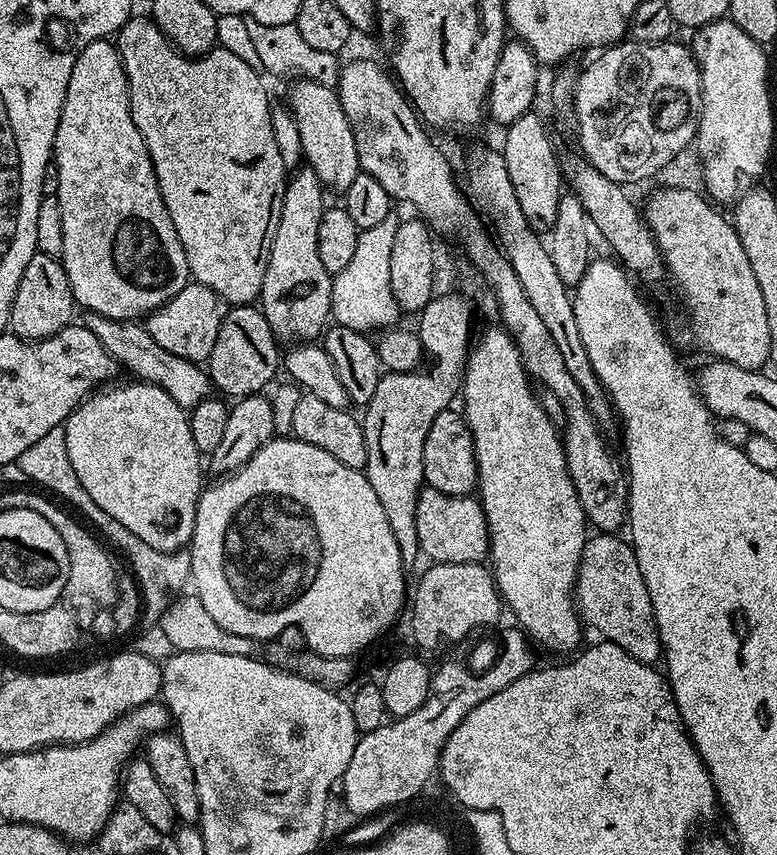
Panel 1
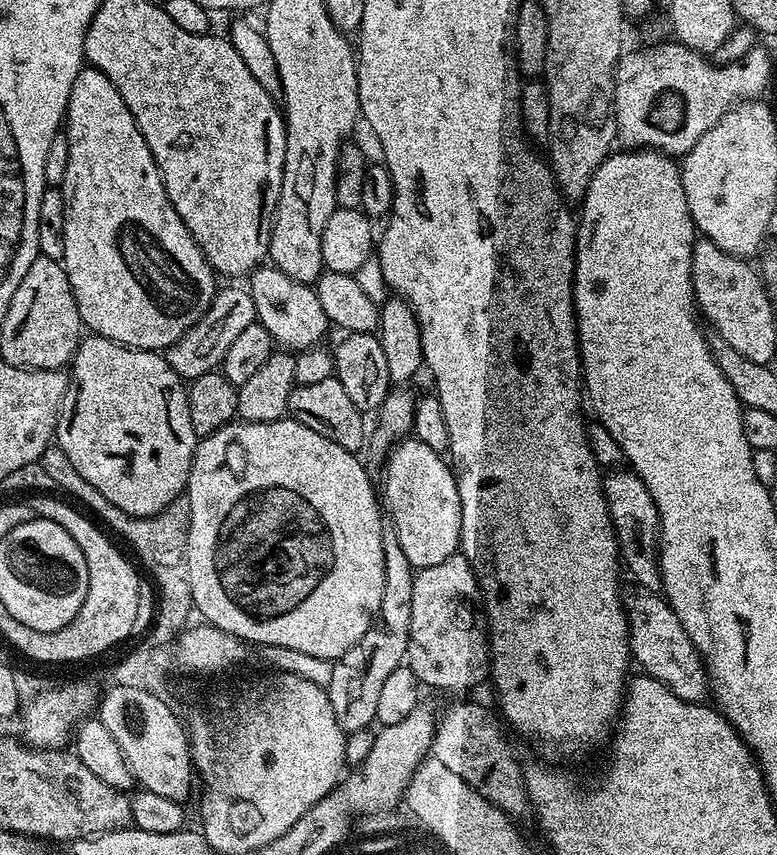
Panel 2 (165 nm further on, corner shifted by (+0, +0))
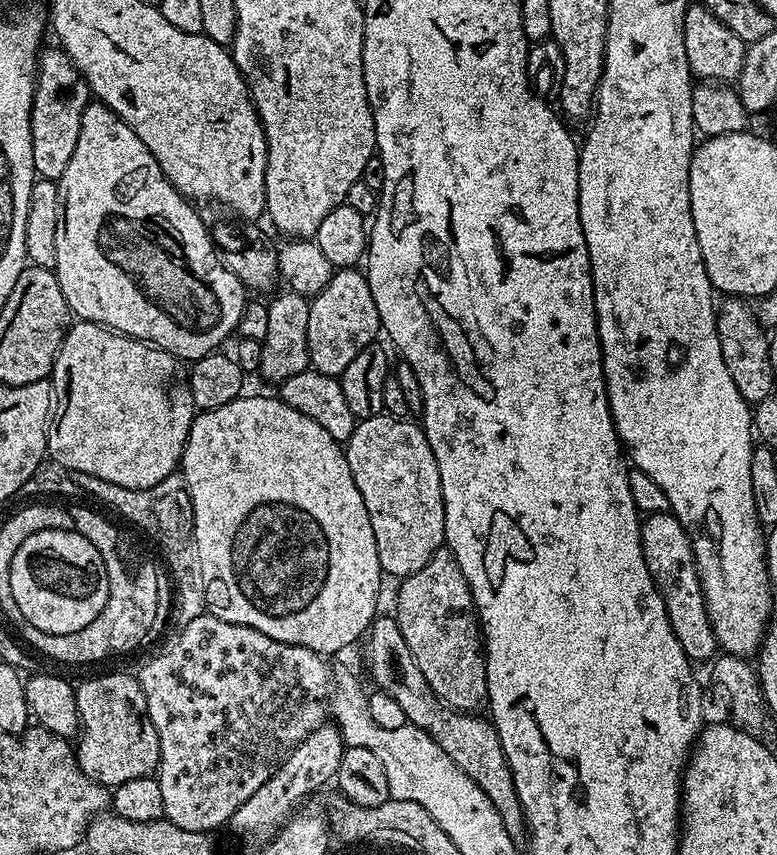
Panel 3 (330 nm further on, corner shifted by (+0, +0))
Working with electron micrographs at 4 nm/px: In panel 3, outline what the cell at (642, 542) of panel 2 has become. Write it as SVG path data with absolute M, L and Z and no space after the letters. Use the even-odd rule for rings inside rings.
M671 511L647 513L640 521L640 537L642 558L646 558L646 570L650 570L650 578L658 594L662 594L662 602L666 606L666 614L674 630L674 638L678 638L689 660L711 661L718 652L716 635L710 626L692 543L682 522L678 522L678 518L672 515Z

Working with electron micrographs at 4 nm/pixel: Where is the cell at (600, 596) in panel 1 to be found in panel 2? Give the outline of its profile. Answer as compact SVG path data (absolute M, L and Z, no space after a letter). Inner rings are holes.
M635 590L623 597L624 611L628 613L628 651L631 659L640 663L639 671L653 676L662 686L666 686L678 698L691 704L703 704L709 699L708 672L700 660L690 634L678 622L678 614L663 595L655 592Z

